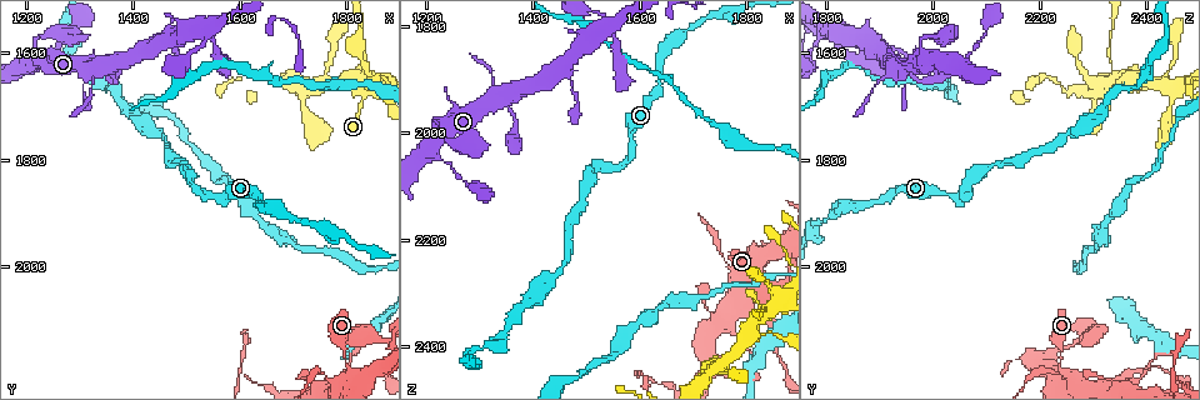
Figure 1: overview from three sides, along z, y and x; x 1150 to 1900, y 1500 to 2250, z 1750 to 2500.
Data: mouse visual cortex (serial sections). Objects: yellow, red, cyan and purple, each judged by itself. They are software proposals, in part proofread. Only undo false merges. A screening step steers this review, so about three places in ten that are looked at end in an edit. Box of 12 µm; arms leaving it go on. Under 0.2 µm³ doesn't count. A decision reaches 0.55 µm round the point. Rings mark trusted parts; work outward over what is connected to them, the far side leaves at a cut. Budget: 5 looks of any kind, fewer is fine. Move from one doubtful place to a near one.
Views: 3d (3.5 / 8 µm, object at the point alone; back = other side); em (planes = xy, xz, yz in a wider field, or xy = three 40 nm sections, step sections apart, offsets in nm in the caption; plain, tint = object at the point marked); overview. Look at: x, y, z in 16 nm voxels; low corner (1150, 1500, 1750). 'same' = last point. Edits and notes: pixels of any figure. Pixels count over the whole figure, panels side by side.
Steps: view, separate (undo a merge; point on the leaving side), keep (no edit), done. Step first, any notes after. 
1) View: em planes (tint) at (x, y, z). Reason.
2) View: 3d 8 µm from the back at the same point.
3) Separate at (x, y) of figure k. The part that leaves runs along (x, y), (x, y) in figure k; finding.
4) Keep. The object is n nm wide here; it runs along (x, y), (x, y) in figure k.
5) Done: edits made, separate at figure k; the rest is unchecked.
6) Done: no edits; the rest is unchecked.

View: 3d 3.5 µm at (1210, 1620, 2030). Calibre changes.

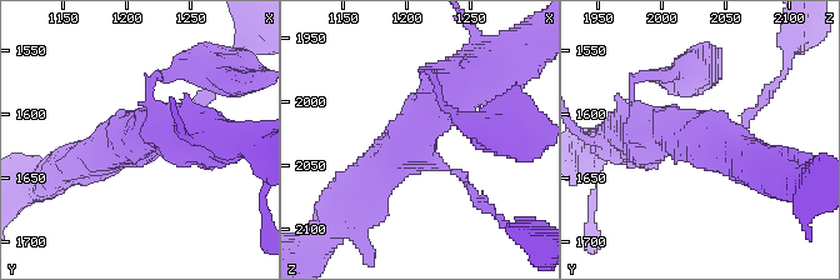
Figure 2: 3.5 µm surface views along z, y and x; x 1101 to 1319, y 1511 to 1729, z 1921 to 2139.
View: em xy step 2 (tint) at (1204, 1626, 2036).

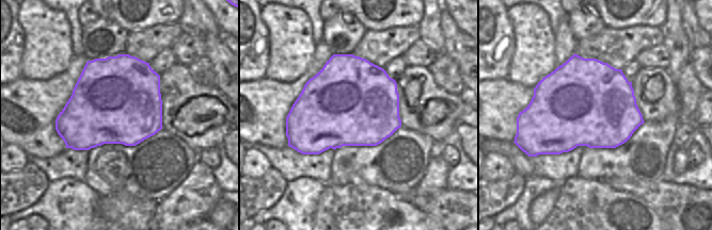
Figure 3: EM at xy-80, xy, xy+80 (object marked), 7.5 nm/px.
View: em xy step 5 (tint) at the same point. Cut it another way.

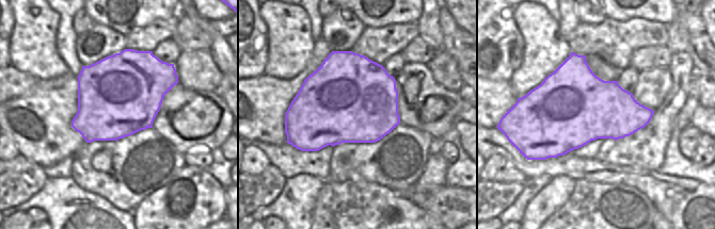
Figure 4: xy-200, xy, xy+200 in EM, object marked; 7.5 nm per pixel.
Keep. It runs along (460, 86), (360, 205) in figure 2; continuous, no second cell.

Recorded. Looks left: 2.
View: 3d 3.5 µm at (1760, 2200, 2235). Narrows sharply.

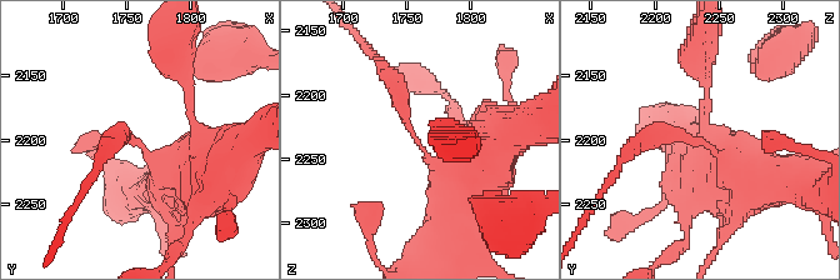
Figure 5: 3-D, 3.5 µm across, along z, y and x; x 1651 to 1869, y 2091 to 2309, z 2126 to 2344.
View: em xy step 2 (tint) at (1758, 2198, 2238). Now the EM.

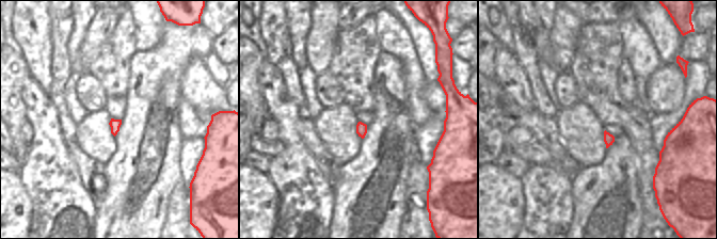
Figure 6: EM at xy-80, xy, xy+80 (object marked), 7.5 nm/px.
Keep. The arms are 250, 500 nm wide; it runs along (481, 166), (428, 158), (389, 74) in figure 5; continuous, no second cell.

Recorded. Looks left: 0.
Done: no edits; the rest is unchecked.

